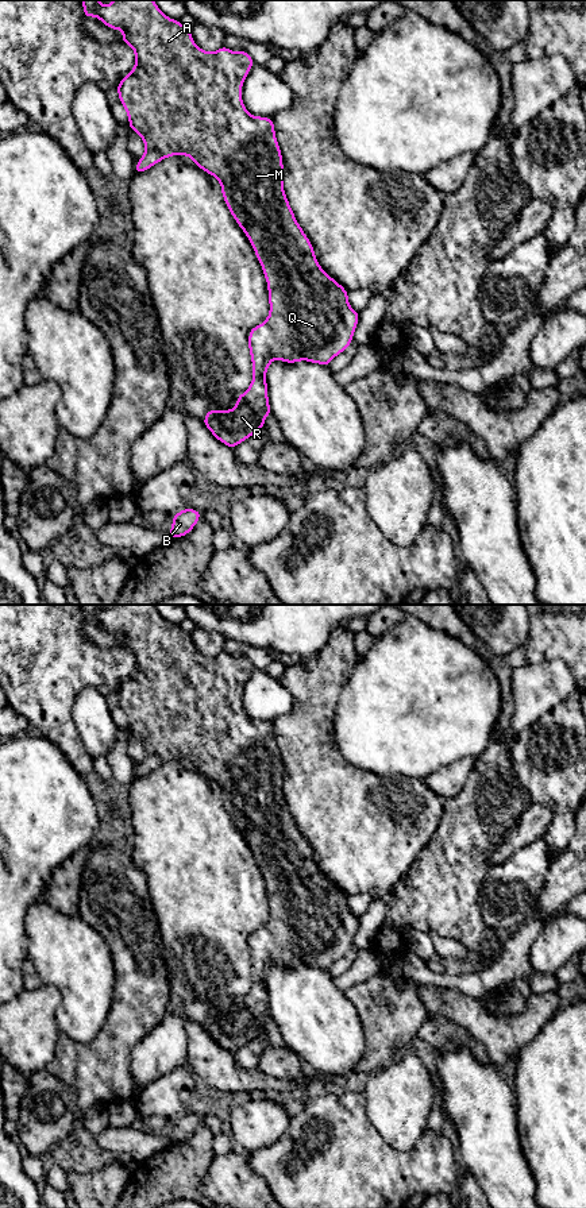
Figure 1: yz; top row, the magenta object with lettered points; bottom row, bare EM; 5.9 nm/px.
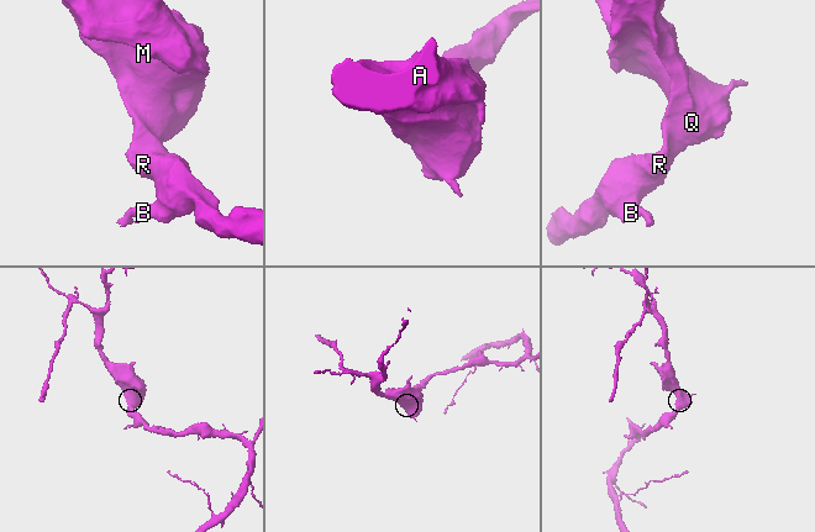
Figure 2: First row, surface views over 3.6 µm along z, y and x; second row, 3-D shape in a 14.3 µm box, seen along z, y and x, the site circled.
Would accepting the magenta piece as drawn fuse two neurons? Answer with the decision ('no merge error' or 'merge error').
no merge error

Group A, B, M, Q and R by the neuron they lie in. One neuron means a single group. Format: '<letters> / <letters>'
A B M Q R

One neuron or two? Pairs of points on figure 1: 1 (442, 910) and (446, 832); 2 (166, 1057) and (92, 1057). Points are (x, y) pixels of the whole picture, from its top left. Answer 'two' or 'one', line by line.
1: one
2: two

